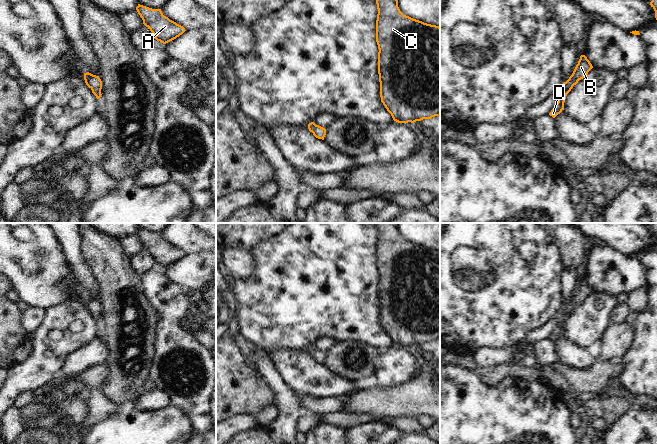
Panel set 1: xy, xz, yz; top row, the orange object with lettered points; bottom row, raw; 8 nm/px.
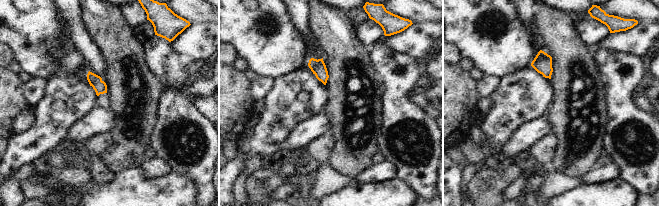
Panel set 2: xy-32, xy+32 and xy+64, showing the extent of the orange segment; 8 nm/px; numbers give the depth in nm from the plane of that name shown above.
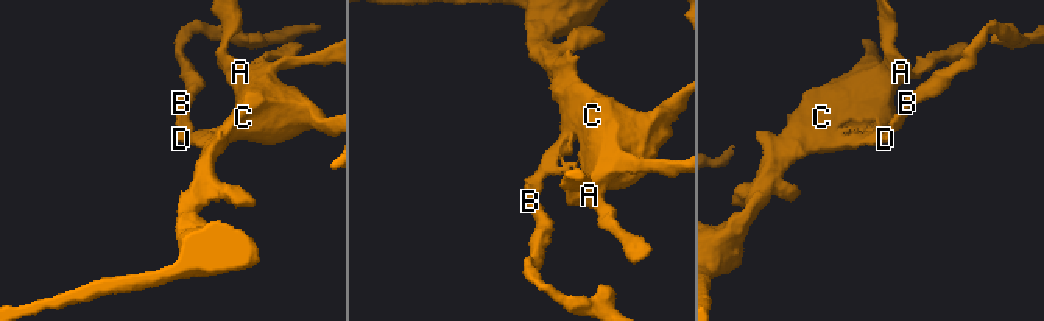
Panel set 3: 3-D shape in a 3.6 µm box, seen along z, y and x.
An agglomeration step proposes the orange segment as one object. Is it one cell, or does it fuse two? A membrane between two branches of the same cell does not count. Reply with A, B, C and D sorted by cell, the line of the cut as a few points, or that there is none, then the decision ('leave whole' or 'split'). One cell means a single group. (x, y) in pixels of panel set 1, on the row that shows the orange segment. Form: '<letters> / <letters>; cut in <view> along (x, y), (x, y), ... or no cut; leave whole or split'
A B C D; no cut; leave whole

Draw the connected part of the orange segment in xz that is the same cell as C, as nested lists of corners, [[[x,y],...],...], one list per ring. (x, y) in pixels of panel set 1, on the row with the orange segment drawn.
[[[376,0],[376,4],[378,9],[376,20],[376,42],[379,49],[378,74],[381,102],[391,114],[393,120],[398,123],[414,123],[423,119],[431,119],[432,117],[440,116],[440,27],[404,15],[398,7],[398,0]]]

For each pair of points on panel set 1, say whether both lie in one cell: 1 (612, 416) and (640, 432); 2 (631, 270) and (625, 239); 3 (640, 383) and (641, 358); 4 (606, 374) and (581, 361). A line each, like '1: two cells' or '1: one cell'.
1: two cells
2: two cells
3: one cell
4: two cells

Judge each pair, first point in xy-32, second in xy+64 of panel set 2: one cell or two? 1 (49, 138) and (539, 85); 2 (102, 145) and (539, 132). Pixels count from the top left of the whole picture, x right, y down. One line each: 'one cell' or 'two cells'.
1: one cell
2: two cells

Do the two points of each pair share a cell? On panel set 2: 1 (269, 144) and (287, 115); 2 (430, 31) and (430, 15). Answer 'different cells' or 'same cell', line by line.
1: same cell
2: different cells

